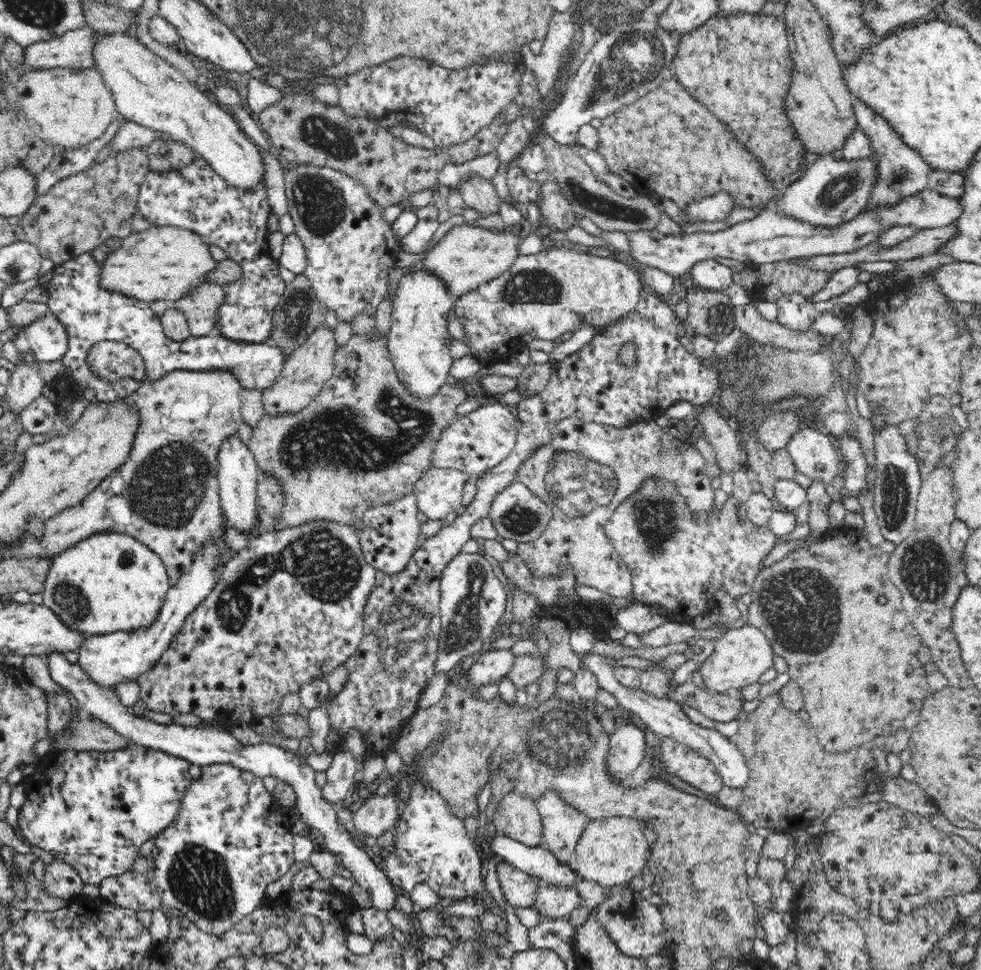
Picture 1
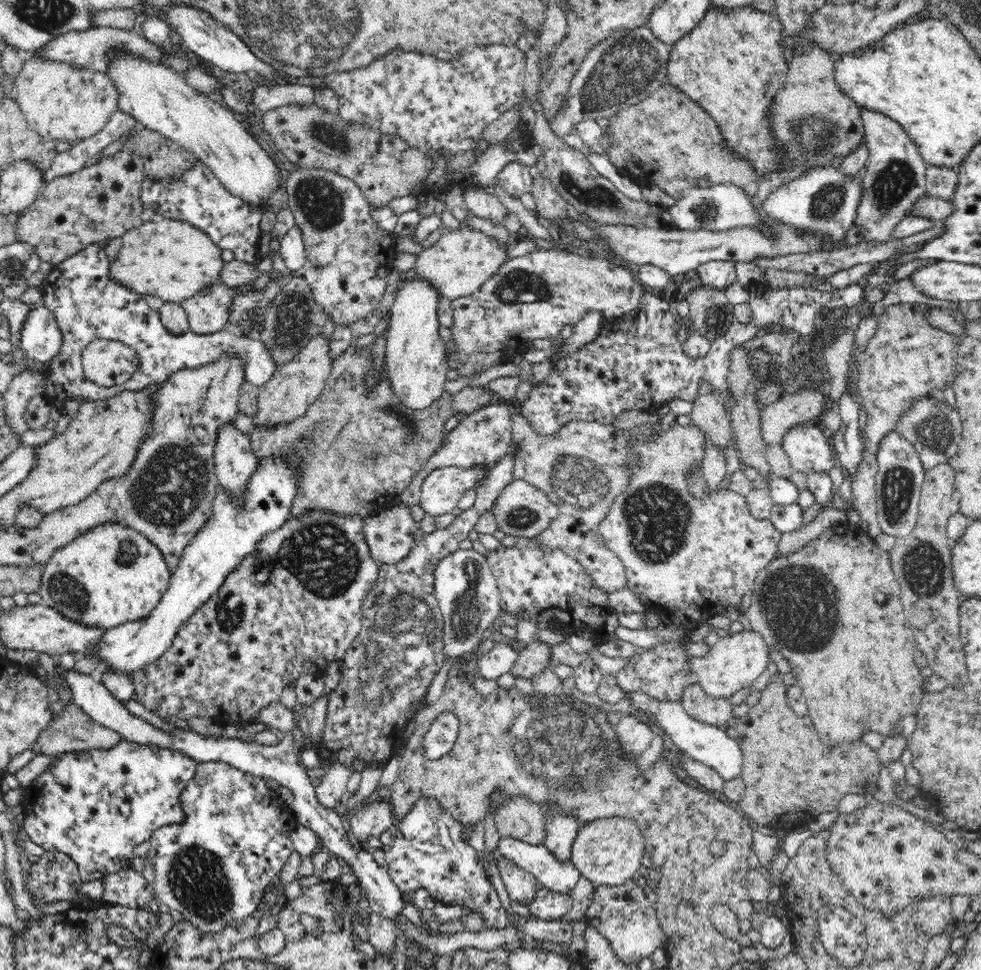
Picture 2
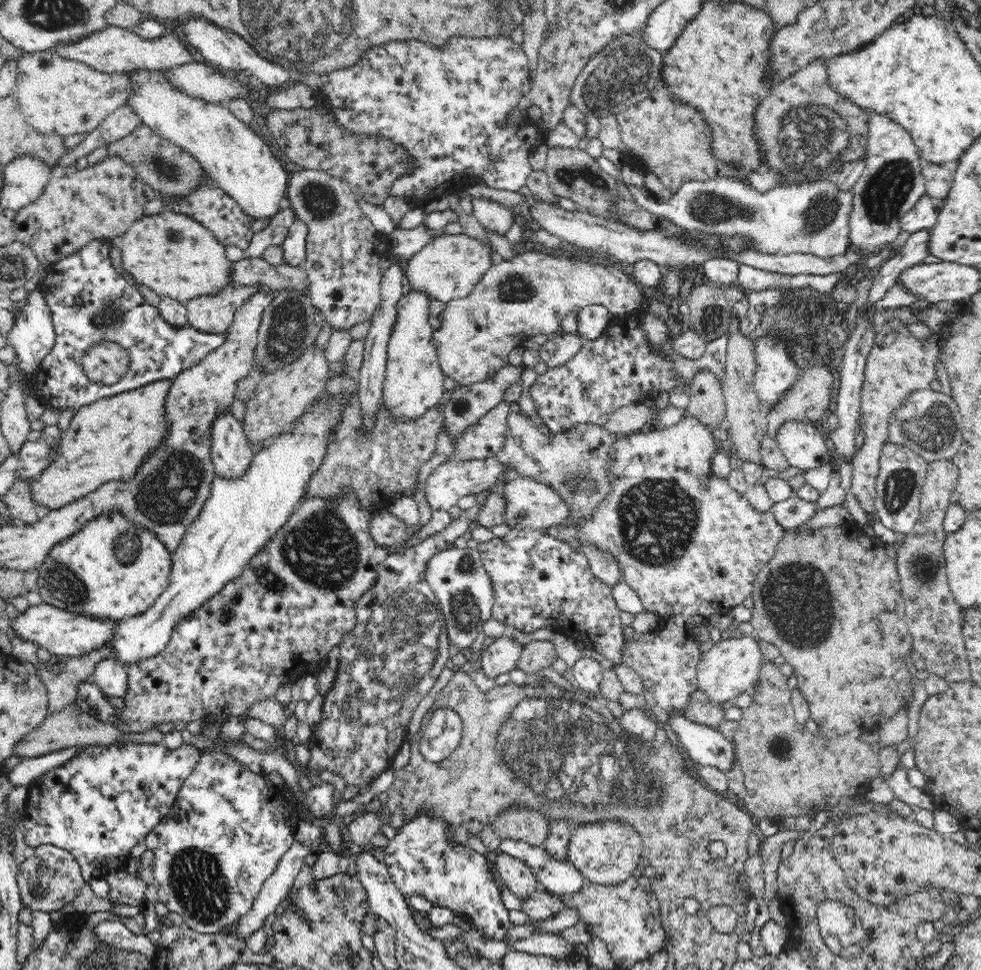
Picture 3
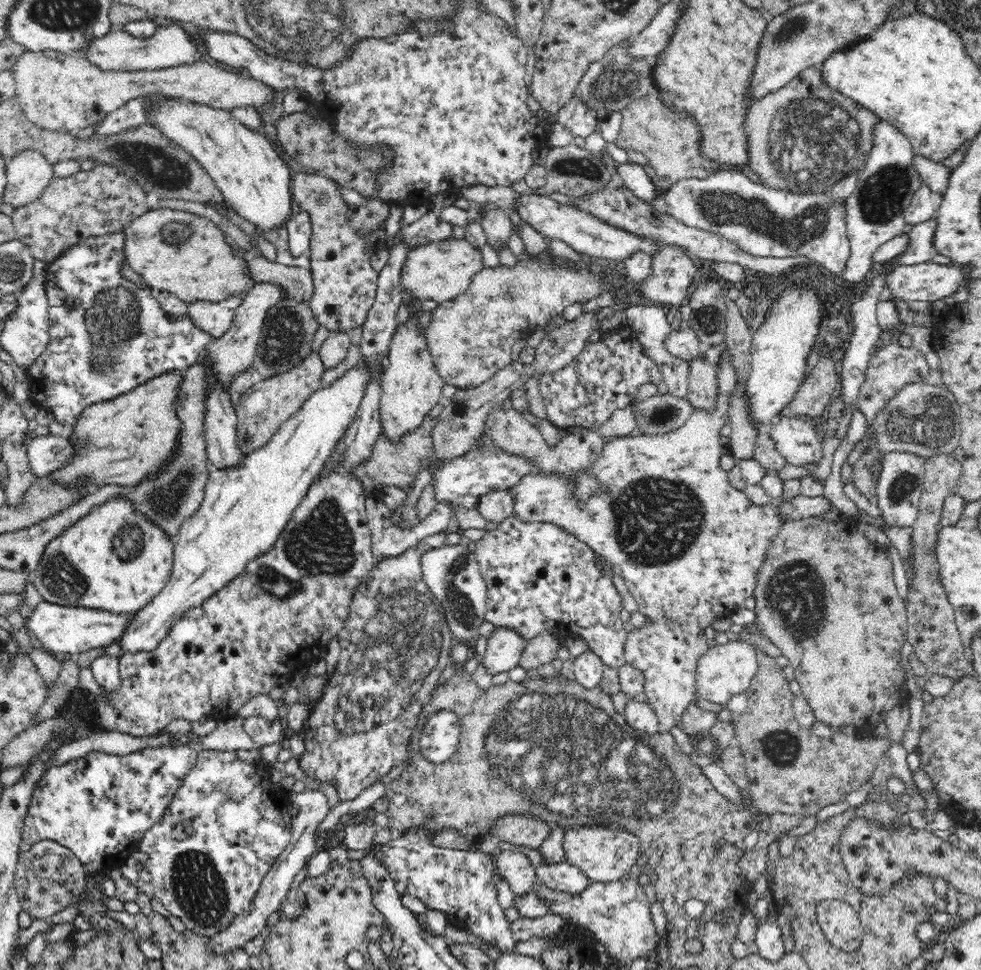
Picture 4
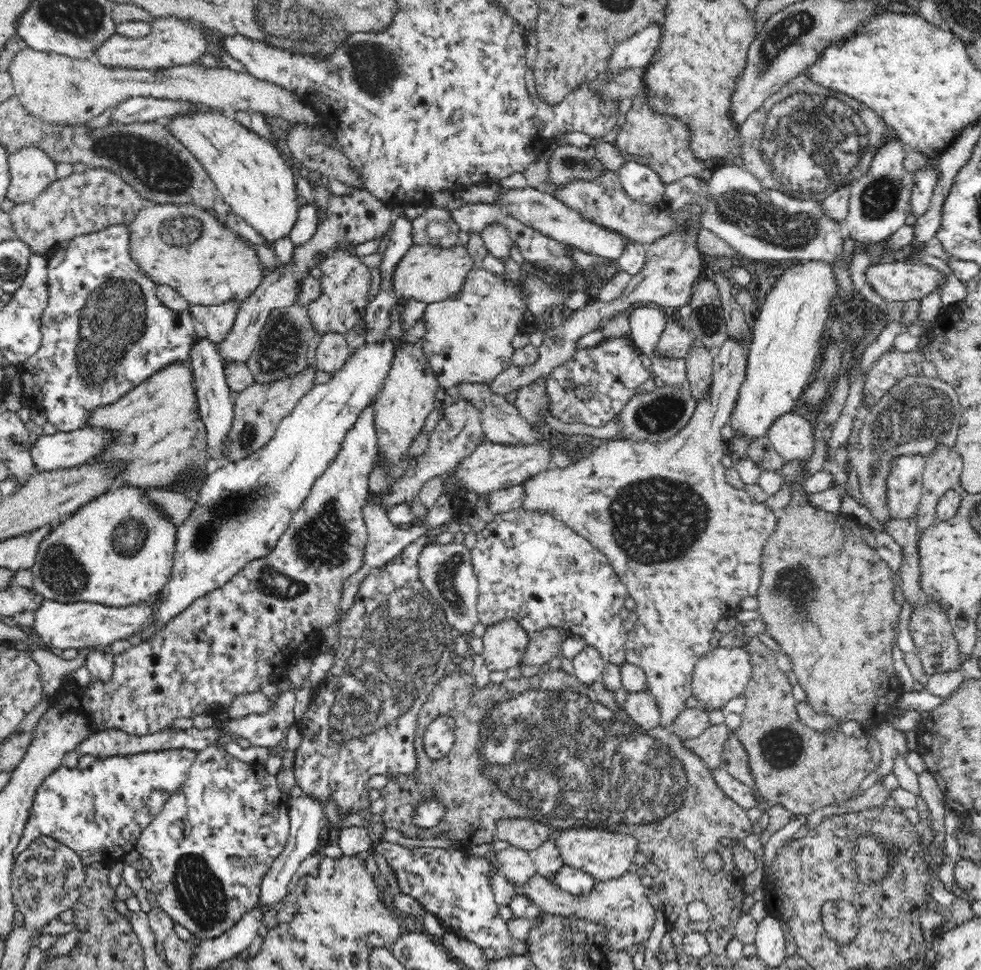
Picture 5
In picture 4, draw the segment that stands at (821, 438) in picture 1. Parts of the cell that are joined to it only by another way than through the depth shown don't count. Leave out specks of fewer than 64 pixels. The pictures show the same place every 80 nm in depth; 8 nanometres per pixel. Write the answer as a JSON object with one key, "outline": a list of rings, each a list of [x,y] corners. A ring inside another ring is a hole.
{"outline":[[[784,417],[773,422],[771,437],[776,450],[794,466],[817,465],[822,460],[821,438],[815,428],[800,417]]]}

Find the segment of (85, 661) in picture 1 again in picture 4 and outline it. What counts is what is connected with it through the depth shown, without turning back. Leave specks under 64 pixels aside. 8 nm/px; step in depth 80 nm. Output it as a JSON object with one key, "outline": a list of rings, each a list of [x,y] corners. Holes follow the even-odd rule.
{"outline":[[[365,363],[360,365],[340,380],[326,385],[318,390],[306,404],[293,414],[288,422],[280,426],[280,430],[272,436],[268,444],[248,453],[246,458],[233,469],[212,468],[206,485],[206,496],[200,506],[188,520],[184,521],[176,538],[174,538],[173,565],[170,580],[167,585],[142,610],[132,615],[130,624],[126,626],[124,635],[118,644],[124,653],[145,653],[160,646],[162,640],[168,638],[171,626],[184,616],[192,607],[199,607],[216,591],[224,588],[233,578],[244,572],[247,564],[268,552],[280,532],[292,518],[292,513],[300,502],[307,496],[310,486],[318,478],[324,462],[330,459],[330,452],[334,450],[345,436],[345,432],[354,420],[360,402],[364,397],[371,372]]]}

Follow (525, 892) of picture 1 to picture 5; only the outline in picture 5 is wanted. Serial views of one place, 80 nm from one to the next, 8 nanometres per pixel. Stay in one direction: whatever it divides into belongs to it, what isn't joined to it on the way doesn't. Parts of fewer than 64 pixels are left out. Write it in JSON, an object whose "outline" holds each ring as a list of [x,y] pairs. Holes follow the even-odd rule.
{"outline":[[[510,846],[492,854],[496,869],[502,870],[506,879],[516,888],[524,886],[537,874],[534,855],[526,850]]]}

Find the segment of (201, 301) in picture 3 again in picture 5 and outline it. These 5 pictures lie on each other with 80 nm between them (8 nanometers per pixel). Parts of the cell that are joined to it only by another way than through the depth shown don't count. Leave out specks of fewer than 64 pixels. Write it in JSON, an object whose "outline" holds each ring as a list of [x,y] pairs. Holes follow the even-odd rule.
{"outline":[[[230,300],[224,304],[212,306],[190,305],[188,312],[190,318],[204,324],[208,340],[220,342],[228,336],[240,305],[240,300]]]}

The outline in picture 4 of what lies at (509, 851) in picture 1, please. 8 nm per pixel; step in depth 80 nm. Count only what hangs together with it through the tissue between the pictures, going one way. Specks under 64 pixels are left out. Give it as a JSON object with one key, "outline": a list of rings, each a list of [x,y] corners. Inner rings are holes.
{"outline":[[[504,840],[500,841],[498,848],[502,848],[502,851],[514,850],[524,854],[535,868],[537,881],[552,890],[578,894],[591,884],[591,881],[576,866],[567,861],[548,865],[538,849],[514,845]]]}

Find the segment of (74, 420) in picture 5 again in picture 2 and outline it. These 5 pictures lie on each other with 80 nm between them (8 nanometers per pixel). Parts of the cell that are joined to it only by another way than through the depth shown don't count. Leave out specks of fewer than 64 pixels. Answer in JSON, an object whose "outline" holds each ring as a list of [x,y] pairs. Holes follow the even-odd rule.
{"outline":[[[102,244],[85,246],[84,250],[59,262],[55,268],[60,270],[60,276],[50,284],[45,282],[41,288],[43,306],[53,312],[63,336],[60,354],[50,363],[52,374],[46,378],[44,391],[45,396],[58,405],[68,398],[102,401],[122,392],[147,389],[165,382],[180,370],[204,368],[222,358],[239,358],[243,363],[244,381],[258,388],[268,384],[278,370],[271,350],[254,336],[242,336],[226,329],[205,335],[192,331],[171,335],[162,324],[159,312],[150,309],[144,298],[110,279],[110,261]],[[96,339],[120,341],[133,348],[139,355],[138,372],[122,385],[112,387],[100,387],[86,378],[81,362],[83,350]]]}

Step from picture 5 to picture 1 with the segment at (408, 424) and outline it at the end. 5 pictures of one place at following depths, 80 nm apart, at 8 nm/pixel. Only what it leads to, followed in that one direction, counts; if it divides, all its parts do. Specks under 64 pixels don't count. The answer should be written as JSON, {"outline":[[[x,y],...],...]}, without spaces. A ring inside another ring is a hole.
{"outline":[[[420,266],[406,270],[398,282],[393,297],[392,326],[387,334],[388,350],[398,379],[418,399],[436,395],[450,375],[455,360],[450,352],[454,339],[448,331],[448,314],[454,310],[457,298],[443,278]]]}

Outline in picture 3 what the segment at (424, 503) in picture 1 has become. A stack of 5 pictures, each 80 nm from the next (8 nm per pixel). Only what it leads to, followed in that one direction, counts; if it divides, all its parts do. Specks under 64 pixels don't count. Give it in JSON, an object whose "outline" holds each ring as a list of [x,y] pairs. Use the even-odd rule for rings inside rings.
{"outline":[[[494,457],[469,461],[447,460],[432,470],[425,482],[423,495],[432,511],[448,511],[460,498],[467,495],[476,496],[502,478],[504,478],[504,464],[496,462]]]}

